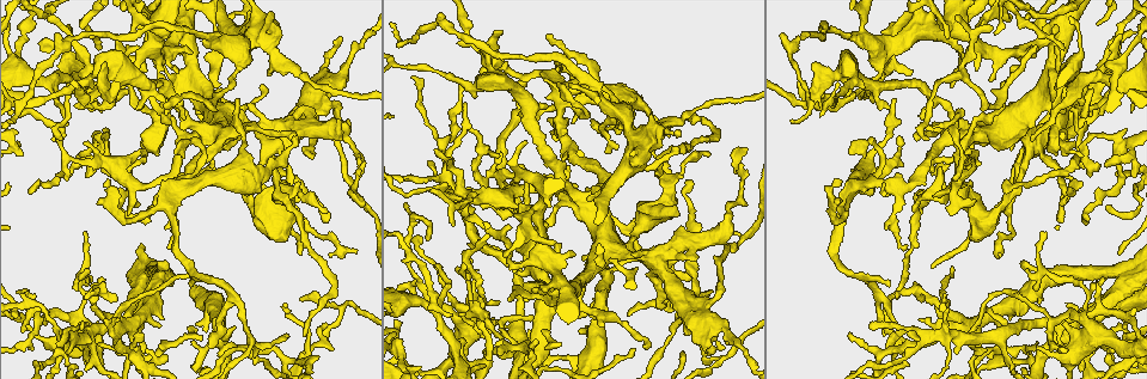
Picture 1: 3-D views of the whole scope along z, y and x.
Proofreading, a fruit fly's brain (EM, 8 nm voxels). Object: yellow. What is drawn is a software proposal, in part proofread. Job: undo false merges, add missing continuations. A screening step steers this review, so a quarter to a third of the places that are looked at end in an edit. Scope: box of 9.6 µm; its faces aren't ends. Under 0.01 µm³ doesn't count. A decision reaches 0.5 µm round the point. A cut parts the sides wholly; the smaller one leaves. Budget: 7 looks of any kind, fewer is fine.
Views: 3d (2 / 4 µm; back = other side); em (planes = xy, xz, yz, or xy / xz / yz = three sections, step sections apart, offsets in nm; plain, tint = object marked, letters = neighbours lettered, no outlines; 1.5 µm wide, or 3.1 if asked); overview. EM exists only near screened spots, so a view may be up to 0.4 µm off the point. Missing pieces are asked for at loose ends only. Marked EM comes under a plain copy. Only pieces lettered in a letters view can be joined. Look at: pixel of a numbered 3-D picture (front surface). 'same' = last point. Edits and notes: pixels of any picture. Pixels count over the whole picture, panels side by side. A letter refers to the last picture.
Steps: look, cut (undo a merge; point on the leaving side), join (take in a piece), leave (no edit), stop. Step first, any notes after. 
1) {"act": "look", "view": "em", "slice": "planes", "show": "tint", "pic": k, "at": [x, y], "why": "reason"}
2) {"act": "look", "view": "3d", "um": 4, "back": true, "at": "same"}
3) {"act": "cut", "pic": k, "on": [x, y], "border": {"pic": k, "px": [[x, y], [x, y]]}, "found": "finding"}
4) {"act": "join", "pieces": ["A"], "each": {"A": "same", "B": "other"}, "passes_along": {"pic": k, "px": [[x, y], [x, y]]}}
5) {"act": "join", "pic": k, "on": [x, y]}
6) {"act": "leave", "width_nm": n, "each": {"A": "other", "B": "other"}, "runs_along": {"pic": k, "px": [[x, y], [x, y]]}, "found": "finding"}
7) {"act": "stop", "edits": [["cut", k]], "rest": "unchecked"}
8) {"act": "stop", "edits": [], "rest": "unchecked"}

{"act": "look", "view": "3d", "um": 2, "pic": 1, "at": [332, 83], "why": "thin arm on a thick one"}

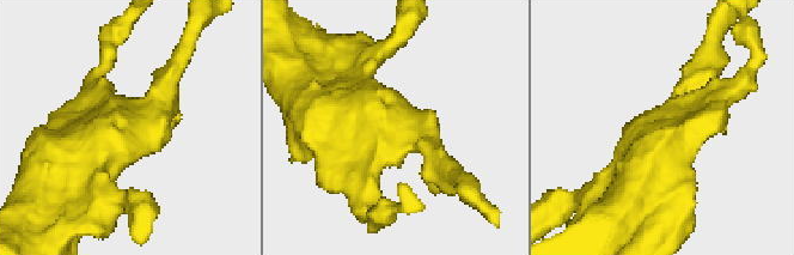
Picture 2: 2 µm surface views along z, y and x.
{"act": "look", "view": "em", "slice": "xz", "step": 4, "show": "letters", "pic": 2, "at": [385, 128], "arms": 3, "arm_widths_nm": [170, 200, 500], "why": "need the tissue"}

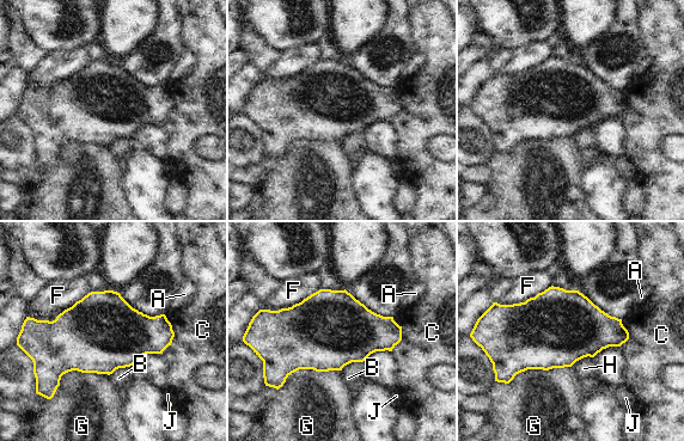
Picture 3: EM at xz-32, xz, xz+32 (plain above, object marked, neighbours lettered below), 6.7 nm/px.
{"act": "leave", "each": {"A": "other", "B": "other", "C": "other", "F": "other", "G": "other", "H": "other", "J": "other"}, "border": {"pic": 3, "px": [[361, 361], [352, 361], [341, 369]]}, "found": "continuous, no second neuron"}

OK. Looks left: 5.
{"act": "look", "view": "3d", "um": 2, "pic": 1, "at": [1012, 149], "why": "branch stops here"}

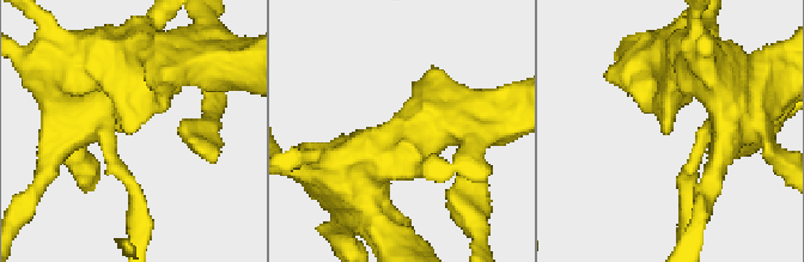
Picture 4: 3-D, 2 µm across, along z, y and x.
{"act": "look", "view": "em", "slice": "planes", "show": "tint", "pic": 4, "at": [126, 134], "why": "now the EM"}

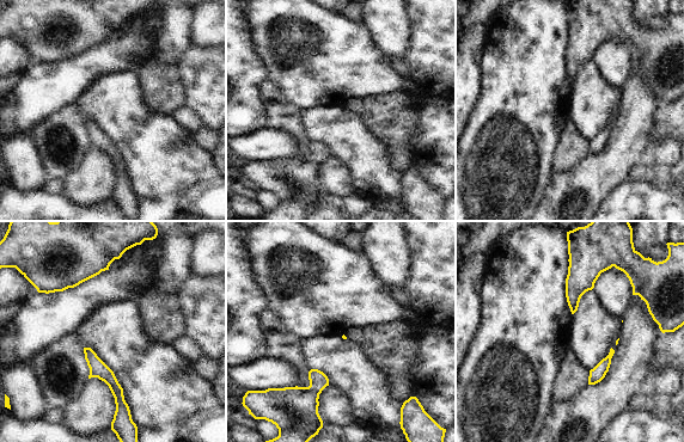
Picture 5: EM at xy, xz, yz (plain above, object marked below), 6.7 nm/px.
{"act": "look", "view": "em", "slice": "planes", "show": "letters", "at": "same", "why": "see the neighbours"}

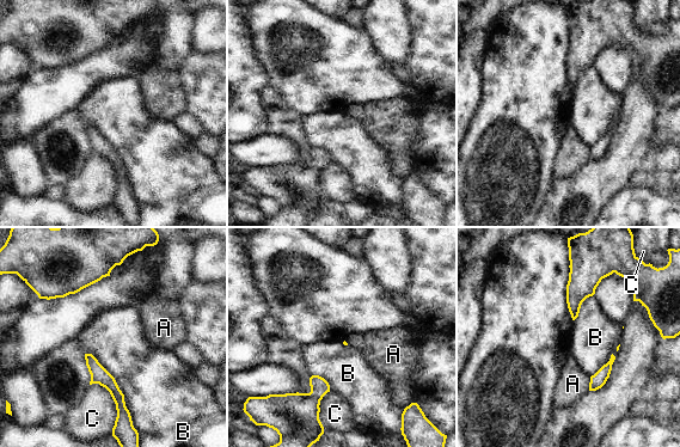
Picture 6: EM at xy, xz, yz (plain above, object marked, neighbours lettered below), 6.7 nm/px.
{"act": "leave", "each": {"A": "other", "B": "other", "C": "other"}, "border": {"pic": 6, "px": [[85, 353], [114, 378], [132, 416]]}, "found": "none of them fits"}

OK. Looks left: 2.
{"act": "look", "view": "3d", "um": 4, "pic": 1, "at": [604, 152], "why": "thin end"}

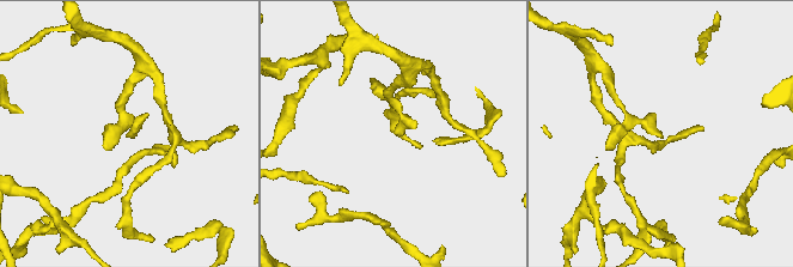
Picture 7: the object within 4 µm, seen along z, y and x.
{"act": "look", "view": "em", "slice": "planes", "show": "letters", "pic": 7, "at": [663, 137]}

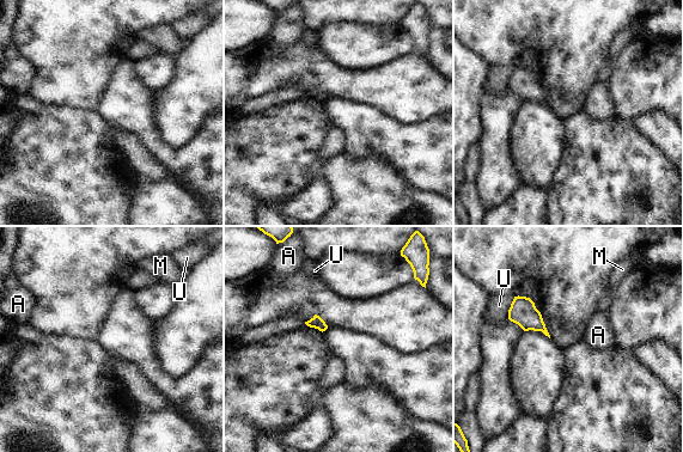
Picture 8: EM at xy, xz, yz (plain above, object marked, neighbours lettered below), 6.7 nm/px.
{"act": "leave", "each": {"A": "other", "M": "other", "U": "other"}, "border": {"pic": 8, "px": [[514, 297], [507, 318]]}, "found": "none of them fits"}

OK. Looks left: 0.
{"act": "stop", "edits": [], "rest": "unchecked"}

